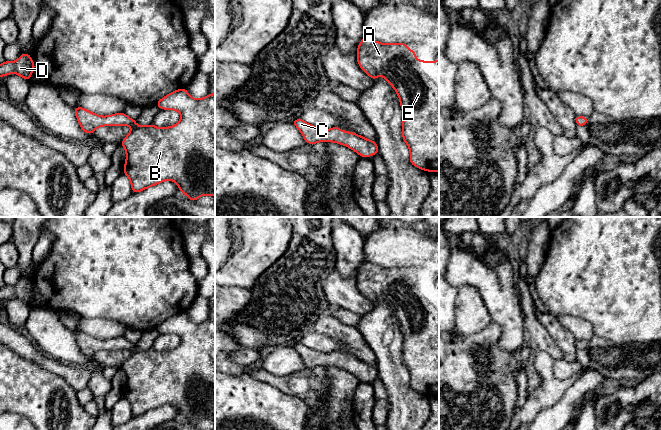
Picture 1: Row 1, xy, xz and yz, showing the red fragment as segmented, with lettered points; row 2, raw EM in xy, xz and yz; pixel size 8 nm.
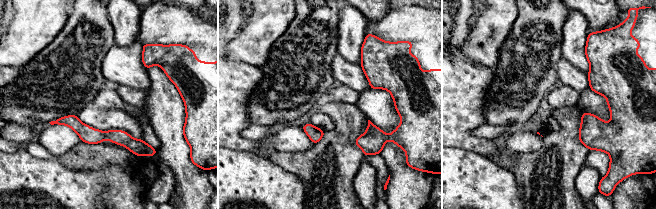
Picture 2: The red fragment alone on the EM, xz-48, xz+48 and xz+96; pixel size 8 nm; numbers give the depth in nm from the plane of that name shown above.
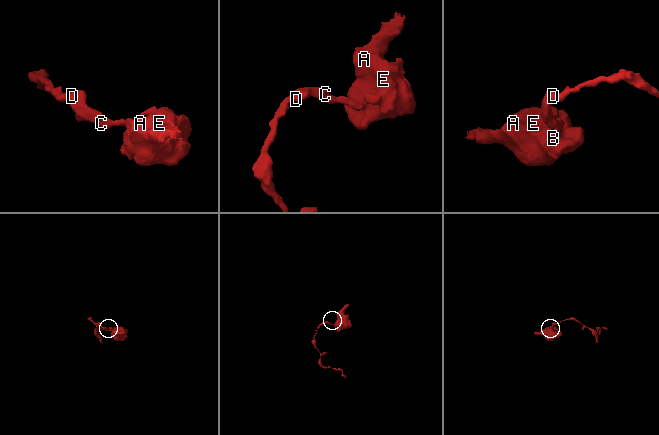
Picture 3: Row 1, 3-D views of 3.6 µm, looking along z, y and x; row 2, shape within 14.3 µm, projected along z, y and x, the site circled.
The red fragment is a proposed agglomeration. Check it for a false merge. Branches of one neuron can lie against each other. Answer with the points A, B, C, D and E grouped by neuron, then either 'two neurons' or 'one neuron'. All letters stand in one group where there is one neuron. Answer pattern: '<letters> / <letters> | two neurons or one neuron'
A B C D E | one neuron

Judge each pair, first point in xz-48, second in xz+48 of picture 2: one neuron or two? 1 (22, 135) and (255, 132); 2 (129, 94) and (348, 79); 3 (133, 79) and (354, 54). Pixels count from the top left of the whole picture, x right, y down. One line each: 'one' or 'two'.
1: one
2: two
3: two

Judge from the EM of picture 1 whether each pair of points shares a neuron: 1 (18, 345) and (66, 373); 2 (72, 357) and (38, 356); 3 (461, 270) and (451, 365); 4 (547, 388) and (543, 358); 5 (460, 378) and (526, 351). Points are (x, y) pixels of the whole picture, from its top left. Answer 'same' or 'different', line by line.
1: same
2: different
3: different
4: same
5: same

